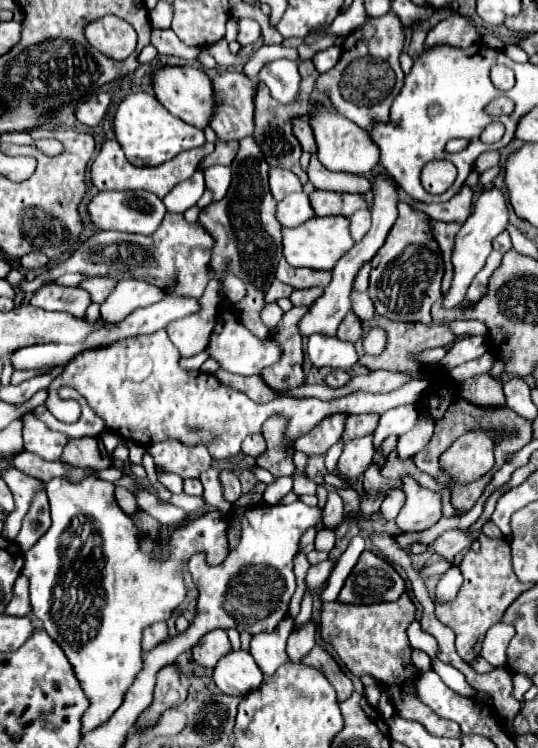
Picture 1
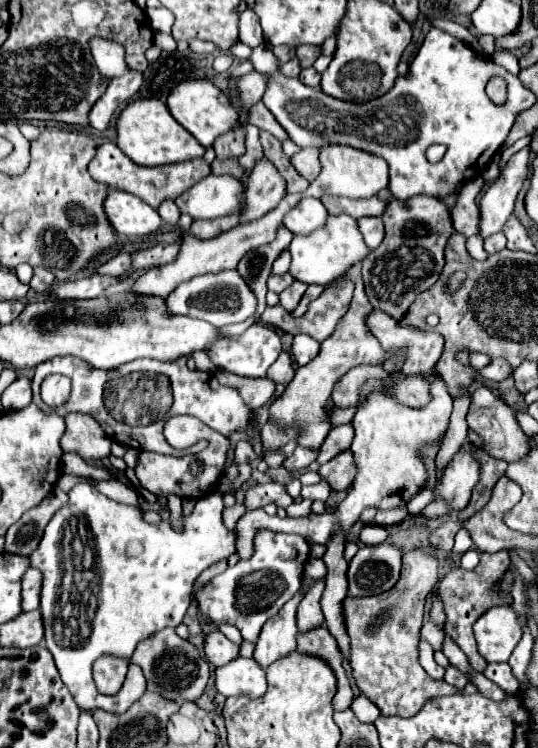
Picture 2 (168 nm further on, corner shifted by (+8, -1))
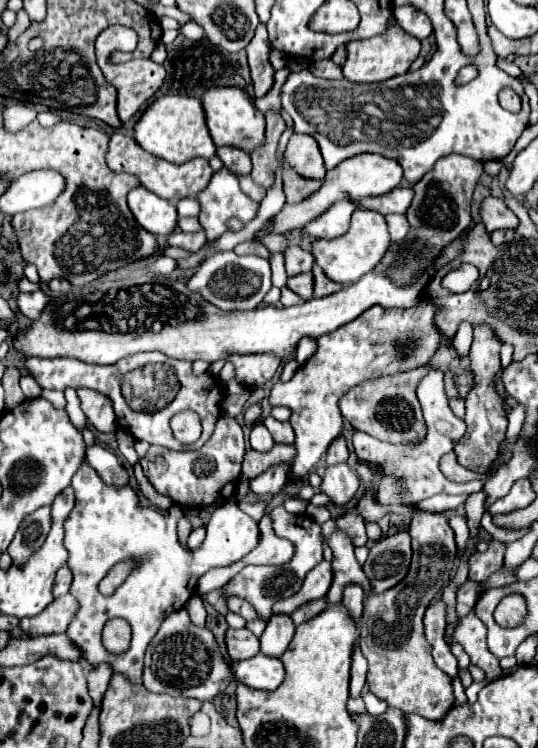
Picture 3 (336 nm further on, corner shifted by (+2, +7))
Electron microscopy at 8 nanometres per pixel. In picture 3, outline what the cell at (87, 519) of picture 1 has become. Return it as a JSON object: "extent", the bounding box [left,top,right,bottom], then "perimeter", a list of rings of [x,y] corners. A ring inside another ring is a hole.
{"extent":[64,462,258,684],"perimeter":[[[88,462],[74,474],[72,486],[76,492],[76,506],[64,522],[64,546],[70,554],[68,566],[74,574],[70,594],[80,602],[80,610],[66,634],[84,652],[82,658],[88,664],[96,666],[108,662],[114,666],[116,674],[124,674],[134,684],[140,684],[146,646],[164,618],[170,612],[180,610],[192,598],[202,574],[242,560],[258,544],[258,522],[244,514],[236,502],[226,502],[211,516],[204,544],[198,550],[184,550],[176,536],[177,513],[181,513],[178,504],[170,507],[168,516],[152,508],[142,508],[132,486],[102,482]],[[124,558],[142,558],[142,564],[114,590],[112,596],[102,596],[98,590],[100,580]],[[110,618],[124,618],[132,626],[130,648],[124,654],[110,654],[102,646],[102,628]]]}

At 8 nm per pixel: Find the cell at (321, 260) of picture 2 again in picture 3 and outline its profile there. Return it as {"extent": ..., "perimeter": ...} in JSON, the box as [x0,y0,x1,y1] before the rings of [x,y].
{"extent":[312,210,390,284],"perimeter":[[[356,210],[350,222],[350,230],[334,240],[318,240],[312,248],[316,264],[324,270],[328,278],[342,284],[354,284],[360,276],[372,272],[376,264],[384,258],[386,250],[390,248],[390,234],[386,226],[386,218],[374,210]]]}

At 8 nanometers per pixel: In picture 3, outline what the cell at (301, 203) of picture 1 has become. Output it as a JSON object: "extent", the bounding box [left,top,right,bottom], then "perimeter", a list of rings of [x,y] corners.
{"extent":[306,202,356,238],"perimeter":[[[336,202],[320,218],[306,224],[306,232],[316,238],[338,238],[350,228],[350,218],[356,210],[354,202]]]}

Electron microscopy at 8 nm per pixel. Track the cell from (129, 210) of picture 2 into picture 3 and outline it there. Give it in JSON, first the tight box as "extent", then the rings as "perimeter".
{"extent":[128,186,176,236],"perimeter":[[[138,186],[128,194],[128,206],[140,226],[156,236],[168,236],[176,228],[176,206],[152,194],[144,186]]]}

